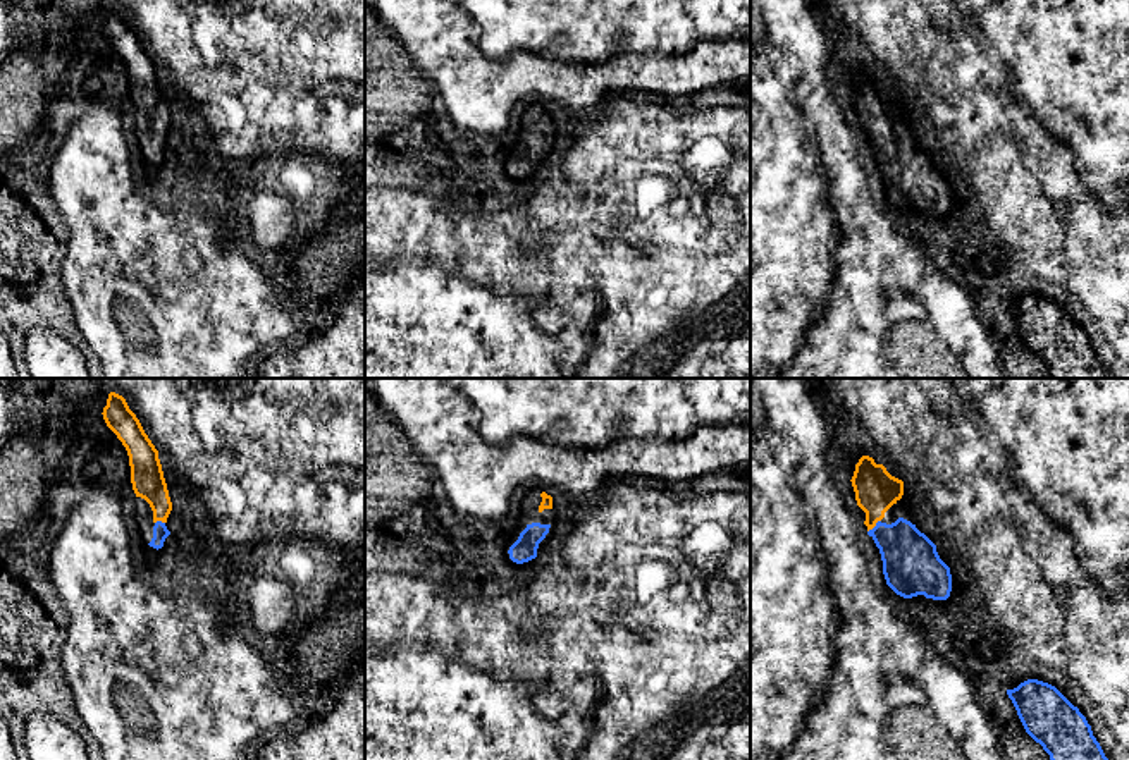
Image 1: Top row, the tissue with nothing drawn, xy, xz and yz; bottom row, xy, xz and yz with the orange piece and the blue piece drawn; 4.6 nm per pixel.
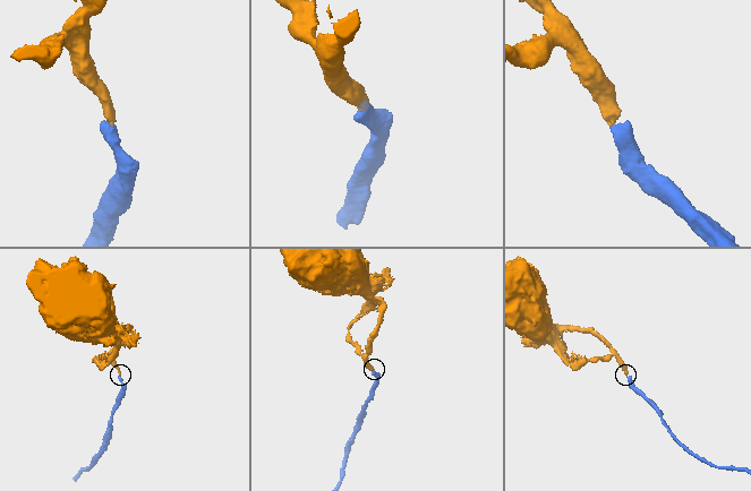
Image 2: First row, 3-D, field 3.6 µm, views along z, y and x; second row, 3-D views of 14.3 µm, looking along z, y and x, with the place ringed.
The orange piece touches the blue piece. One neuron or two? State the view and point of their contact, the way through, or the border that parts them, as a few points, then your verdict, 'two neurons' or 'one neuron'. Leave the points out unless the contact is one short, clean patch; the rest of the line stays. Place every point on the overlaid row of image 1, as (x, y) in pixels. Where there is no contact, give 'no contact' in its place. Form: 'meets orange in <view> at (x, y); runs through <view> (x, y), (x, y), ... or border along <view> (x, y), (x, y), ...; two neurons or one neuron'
meets orange in yz at (873, 527); runs through yz (876, 490), (873, 527), (911, 564); one neuron

